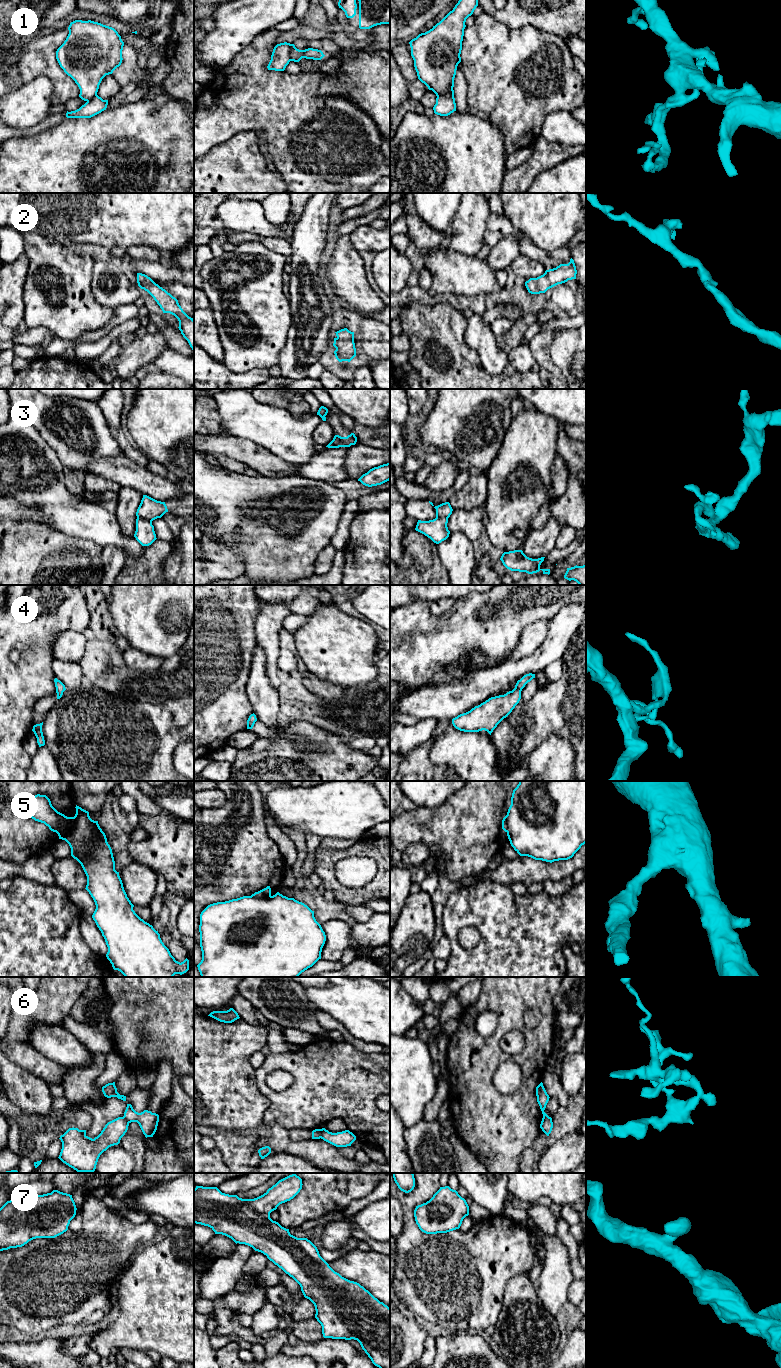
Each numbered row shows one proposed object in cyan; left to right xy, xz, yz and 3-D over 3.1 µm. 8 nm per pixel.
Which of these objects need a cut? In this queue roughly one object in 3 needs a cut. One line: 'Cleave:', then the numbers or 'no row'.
Cleave: 3, 5, 6

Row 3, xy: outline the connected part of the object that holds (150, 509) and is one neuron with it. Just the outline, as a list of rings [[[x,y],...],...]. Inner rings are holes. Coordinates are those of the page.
[[[143,495],[136,516],[152,522],[157,518],[161,518],[166,512],[168,512],[168,509],[165,502],[157,501],[147,495]]]

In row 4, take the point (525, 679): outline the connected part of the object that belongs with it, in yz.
[[[529,673],[517,681],[515,688],[504,695],[491,697],[470,711],[452,719],[453,726],[464,732],[487,731],[490,735],[497,725],[506,718],[521,699],[525,685],[535,678]]]

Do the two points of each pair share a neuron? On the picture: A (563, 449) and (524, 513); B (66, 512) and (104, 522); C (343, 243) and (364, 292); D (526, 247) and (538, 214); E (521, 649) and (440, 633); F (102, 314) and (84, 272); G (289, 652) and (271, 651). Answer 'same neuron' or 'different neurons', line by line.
A: different neurons
B: same neuron
C: same neuron
D: different neurons
E: different neurons
F: same neuron
G: different neurons

